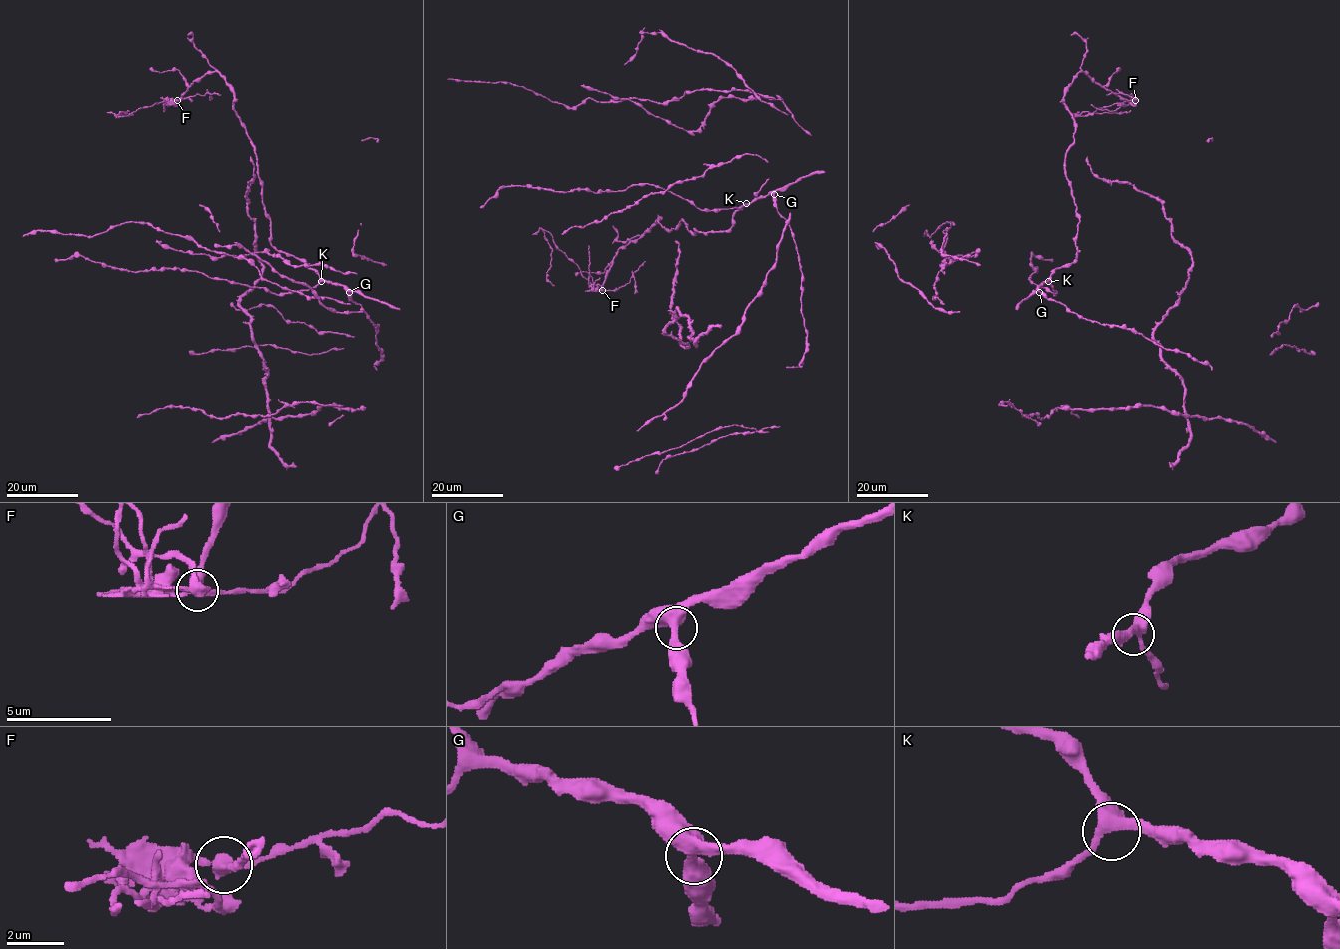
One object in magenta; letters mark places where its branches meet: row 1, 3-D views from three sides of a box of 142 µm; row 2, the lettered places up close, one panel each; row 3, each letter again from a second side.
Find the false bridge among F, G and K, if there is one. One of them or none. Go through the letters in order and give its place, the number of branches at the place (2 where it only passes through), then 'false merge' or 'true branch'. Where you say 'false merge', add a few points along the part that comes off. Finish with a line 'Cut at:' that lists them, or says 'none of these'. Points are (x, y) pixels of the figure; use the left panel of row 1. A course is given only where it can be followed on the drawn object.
F: at (177, 100); 3 branches meet; false merge; foreign part runs (177, 100), (157, 102), (127, 116), (119, 115), (129, 110)
G: at (349, 292); 3 branches meet; true branch
K: at (321, 281); 3 branches meet; true branch
Cut at: F

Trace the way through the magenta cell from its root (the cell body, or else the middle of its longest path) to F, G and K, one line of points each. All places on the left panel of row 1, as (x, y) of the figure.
F: (257, 159), (254, 146), (234, 109), (234, 92), (217, 72), (205, 73), (197, 78), (177, 100)
G: (257, 159), (264, 213), (270, 222), (270, 244), (279, 251), (301, 258), (323, 279), (341, 284), (349, 292)
K: (257, 159), (264, 213), (270, 222), (270, 244), (279, 251), (301, 258), (321, 281)

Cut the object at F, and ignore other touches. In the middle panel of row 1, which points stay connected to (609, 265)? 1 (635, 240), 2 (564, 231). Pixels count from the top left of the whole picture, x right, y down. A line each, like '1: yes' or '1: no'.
1: yes
2: yes

